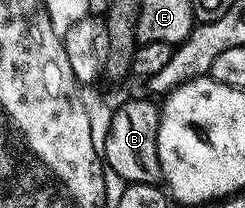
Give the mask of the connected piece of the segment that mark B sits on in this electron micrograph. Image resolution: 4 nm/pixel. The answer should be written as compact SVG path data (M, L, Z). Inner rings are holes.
M127 100L111 113L109 134L101 141L101 155L106 167L127 184L159 184L163 178L157 154L157 130L160 105L151 100Z

